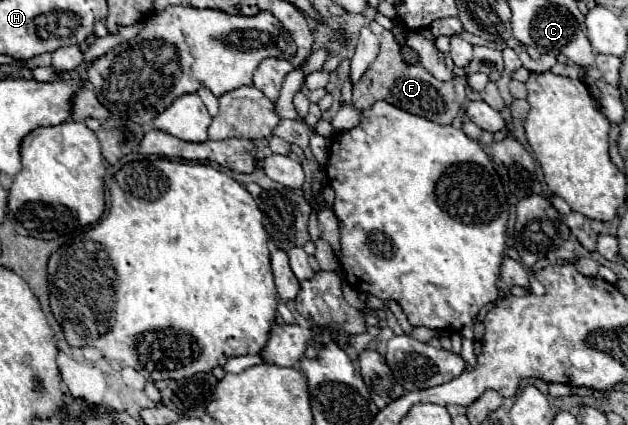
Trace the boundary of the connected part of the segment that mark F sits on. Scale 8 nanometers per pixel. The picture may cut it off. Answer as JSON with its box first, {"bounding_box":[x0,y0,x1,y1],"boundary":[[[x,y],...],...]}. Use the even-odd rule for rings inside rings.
{"bounding_box":[353,21,465,125],"boundary":[[[371,21],[369,29],[379,35],[381,51],[375,57],[375,61],[369,65],[369,69],[361,75],[361,79],[353,85],[353,107],[355,109],[369,109],[375,101],[387,101],[407,113],[425,117],[429,121],[435,121],[439,125],[451,125],[455,115],[461,109],[461,103],[465,101],[465,85],[455,77],[451,81],[439,81],[433,75],[429,75],[419,65],[407,65],[401,59],[401,47],[395,41],[395,35],[375,21]]]}

